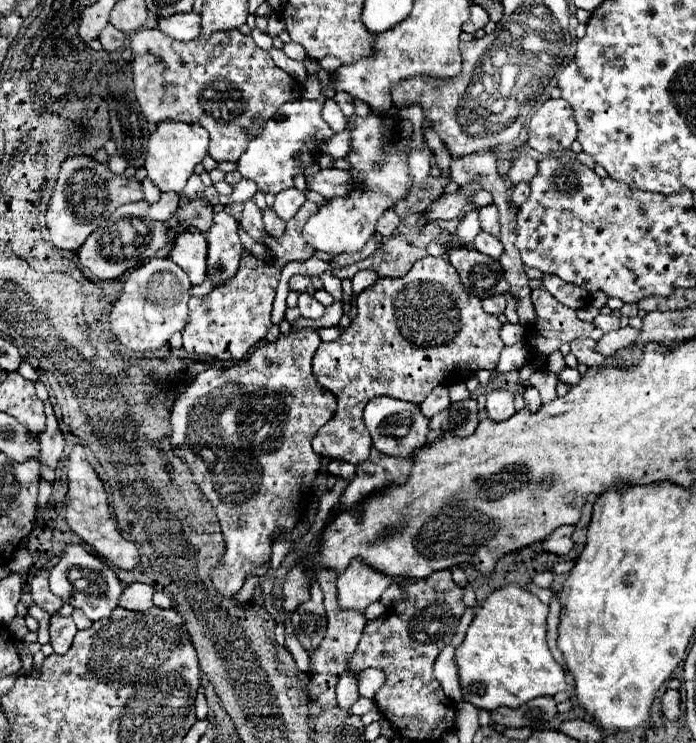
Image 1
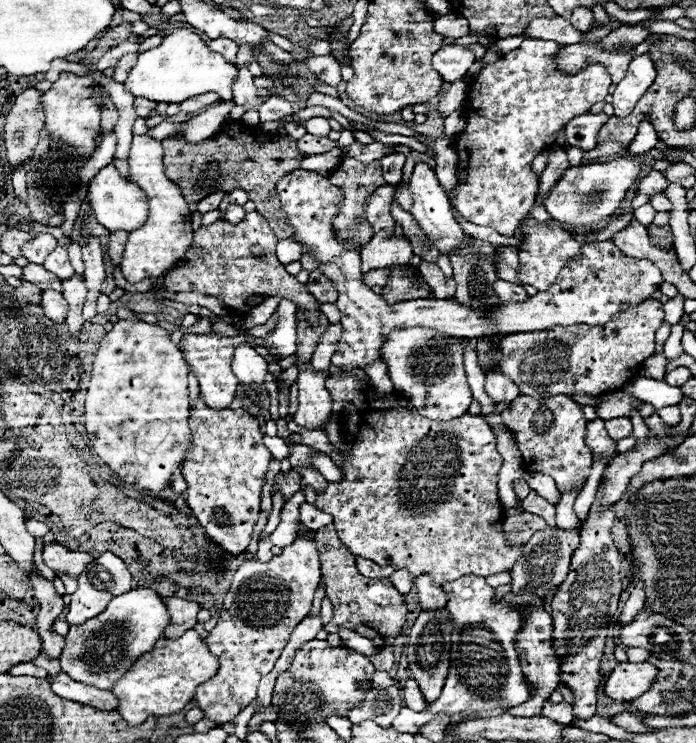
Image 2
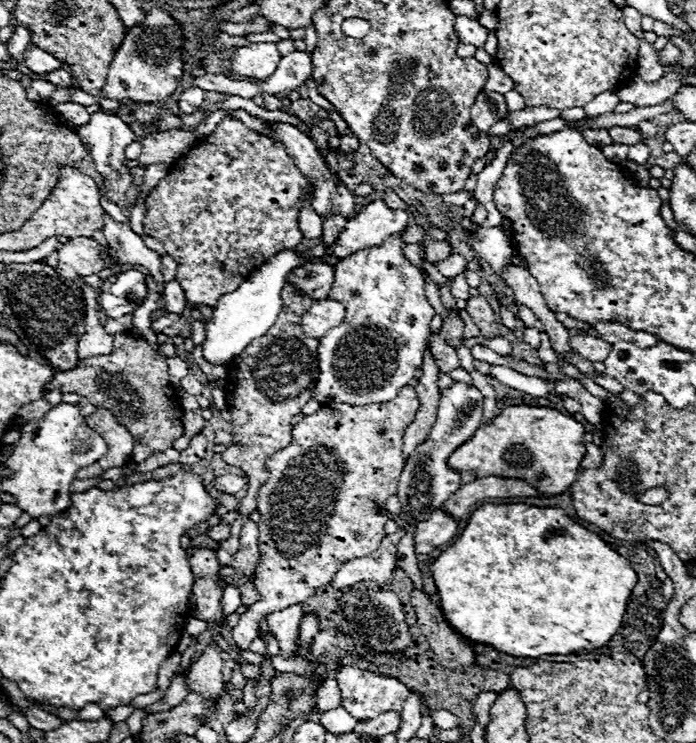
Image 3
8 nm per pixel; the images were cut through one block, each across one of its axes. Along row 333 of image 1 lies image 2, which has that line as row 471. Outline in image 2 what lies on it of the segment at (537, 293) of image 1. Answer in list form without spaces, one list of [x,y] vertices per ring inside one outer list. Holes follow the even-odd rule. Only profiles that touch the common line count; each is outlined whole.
[[[520,394],[510,402],[506,410],[500,412],[504,424],[514,432],[518,448],[522,452],[524,468],[528,472],[542,472],[554,478],[562,494],[572,490],[582,490],[592,466],[590,448],[584,444],[588,420],[582,416],[582,406],[570,396],[548,396],[532,398]]]

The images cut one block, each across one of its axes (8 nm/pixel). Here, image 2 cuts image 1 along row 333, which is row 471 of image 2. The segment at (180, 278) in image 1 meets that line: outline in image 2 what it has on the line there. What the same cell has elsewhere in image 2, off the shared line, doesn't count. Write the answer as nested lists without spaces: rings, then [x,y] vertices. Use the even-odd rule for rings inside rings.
[[[136,320],[116,322],[104,336],[102,350],[94,356],[92,378],[86,394],[86,432],[96,454],[124,482],[140,490],[160,492],[172,484],[174,472],[184,466],[184,458],[192,448],[188,418],[188,364],[176,344],[172,344],[170,334],[158,324]]]

